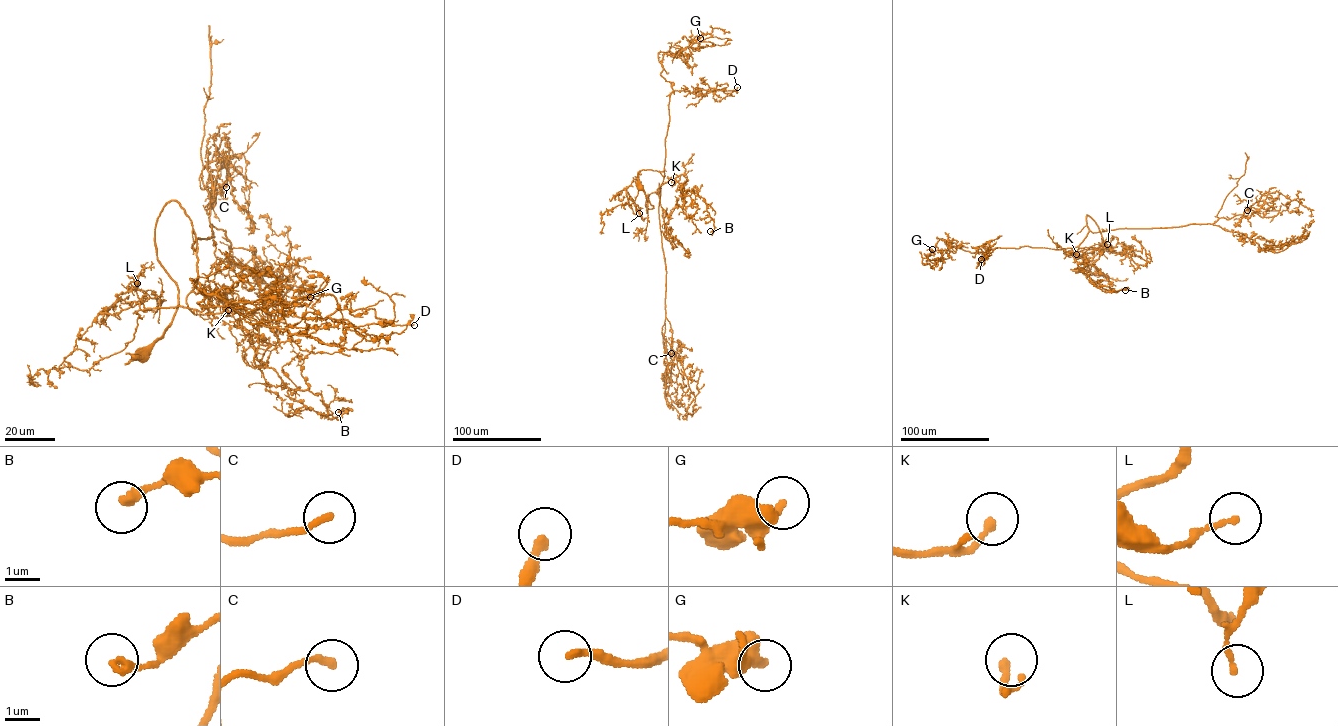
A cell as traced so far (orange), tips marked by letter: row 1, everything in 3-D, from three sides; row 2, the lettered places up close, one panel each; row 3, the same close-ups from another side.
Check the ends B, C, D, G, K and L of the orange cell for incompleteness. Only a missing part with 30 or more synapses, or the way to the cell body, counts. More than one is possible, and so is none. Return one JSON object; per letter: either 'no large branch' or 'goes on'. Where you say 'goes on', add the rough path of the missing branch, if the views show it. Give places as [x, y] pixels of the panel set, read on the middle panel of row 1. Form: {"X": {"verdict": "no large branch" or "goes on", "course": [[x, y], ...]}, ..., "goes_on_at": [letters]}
{"B": {"verdict": "no large branch"}, "C": {"verdict": "goes on"}, "D": {"verdict": "no large branch"}, "G": {"verdict": "no large branch"}, "K": {"verdict": "no large branch"}, "L": {"verdict": "no large branch"}, "goes_on_at": ["C"]}

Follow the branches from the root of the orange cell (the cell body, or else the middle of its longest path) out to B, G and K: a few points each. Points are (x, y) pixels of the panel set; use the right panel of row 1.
B: (1082, 269), (1103, 242), (1088, 215), (1078, 246), (1087, 249), (1072, 256), (1102, 290), (1125, 290)
G: (1082, 269), (1098, 258), (1103, 242), (1088, 215), (1089, 232), (1072, 248), (932, 249)
K: (1082, 269), (1098, 258), (1103, 242), (1088, 215), (1089, 232), (1078, 246), (1087, 249), (1076, 254)

